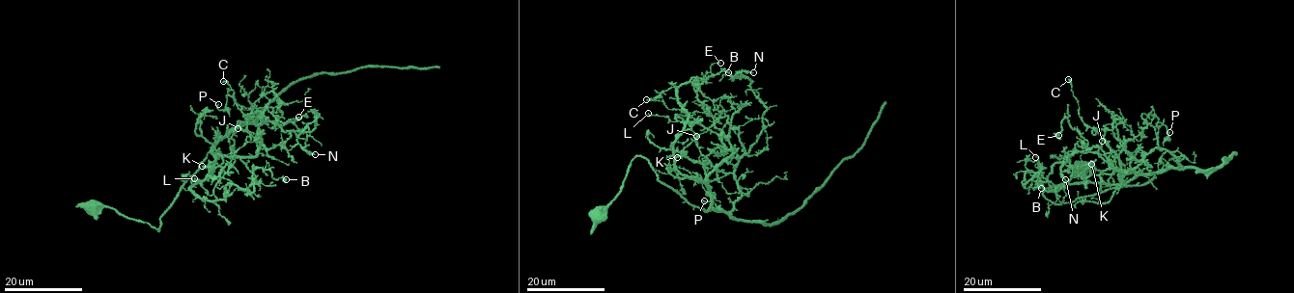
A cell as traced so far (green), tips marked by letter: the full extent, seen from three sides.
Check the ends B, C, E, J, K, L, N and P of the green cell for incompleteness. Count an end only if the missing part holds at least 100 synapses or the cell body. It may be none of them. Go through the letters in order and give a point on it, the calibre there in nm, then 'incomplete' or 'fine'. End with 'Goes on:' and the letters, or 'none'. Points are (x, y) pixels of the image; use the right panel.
B: place (1041, 188); calibre 240 nm; fine
C: place (1068, 79); calibre 150 nm; fine
E: place (1058, 135); calibre 130 nm; fine
J: place (1102, 141); calibre 200 nm; fine
K: place (1091, 164); calibre 240 nm; fine
L: place (1035, 157); calibre 80 nm; fine
N: place (1065, 179); calibre 150 nm; fine
P: place (1169, 132); calibre 160 nm; fine
Goes on: none

